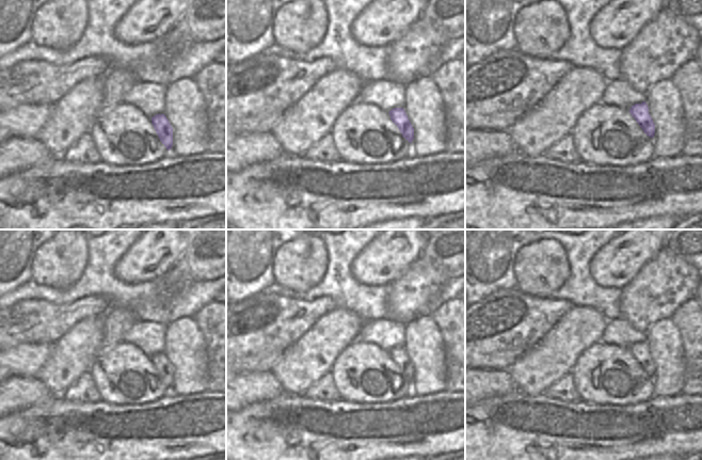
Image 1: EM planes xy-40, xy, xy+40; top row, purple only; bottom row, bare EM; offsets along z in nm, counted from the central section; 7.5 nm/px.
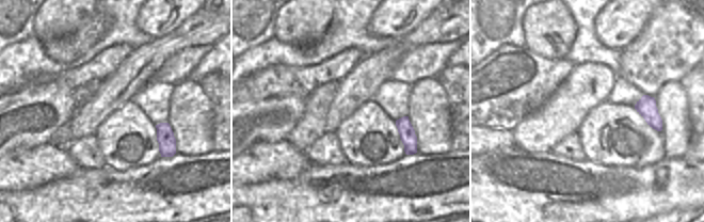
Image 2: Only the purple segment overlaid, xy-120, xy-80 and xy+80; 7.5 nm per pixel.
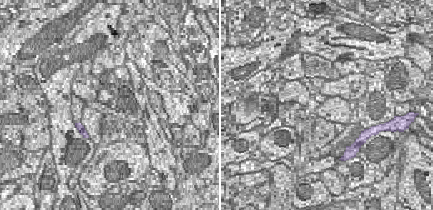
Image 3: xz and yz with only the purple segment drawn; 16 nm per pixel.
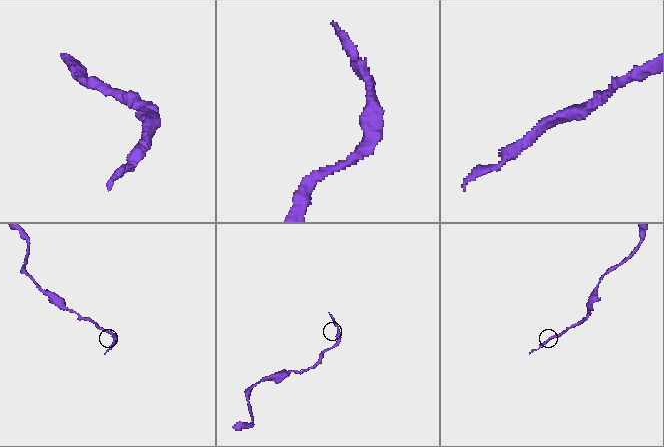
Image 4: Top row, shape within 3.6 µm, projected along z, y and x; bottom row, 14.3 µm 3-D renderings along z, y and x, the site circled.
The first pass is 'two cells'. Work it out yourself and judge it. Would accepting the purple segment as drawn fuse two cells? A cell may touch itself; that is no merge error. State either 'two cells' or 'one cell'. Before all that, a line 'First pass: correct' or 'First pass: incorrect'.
First pass: incorrect
one cell

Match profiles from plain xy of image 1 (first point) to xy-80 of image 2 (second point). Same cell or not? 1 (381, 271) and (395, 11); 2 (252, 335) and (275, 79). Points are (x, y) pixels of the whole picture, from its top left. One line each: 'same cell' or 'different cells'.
1: same cell
2: same cell

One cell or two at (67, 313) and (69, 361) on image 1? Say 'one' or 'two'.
two

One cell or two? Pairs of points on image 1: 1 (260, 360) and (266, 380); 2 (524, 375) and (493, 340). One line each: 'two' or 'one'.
1: two
2: two

